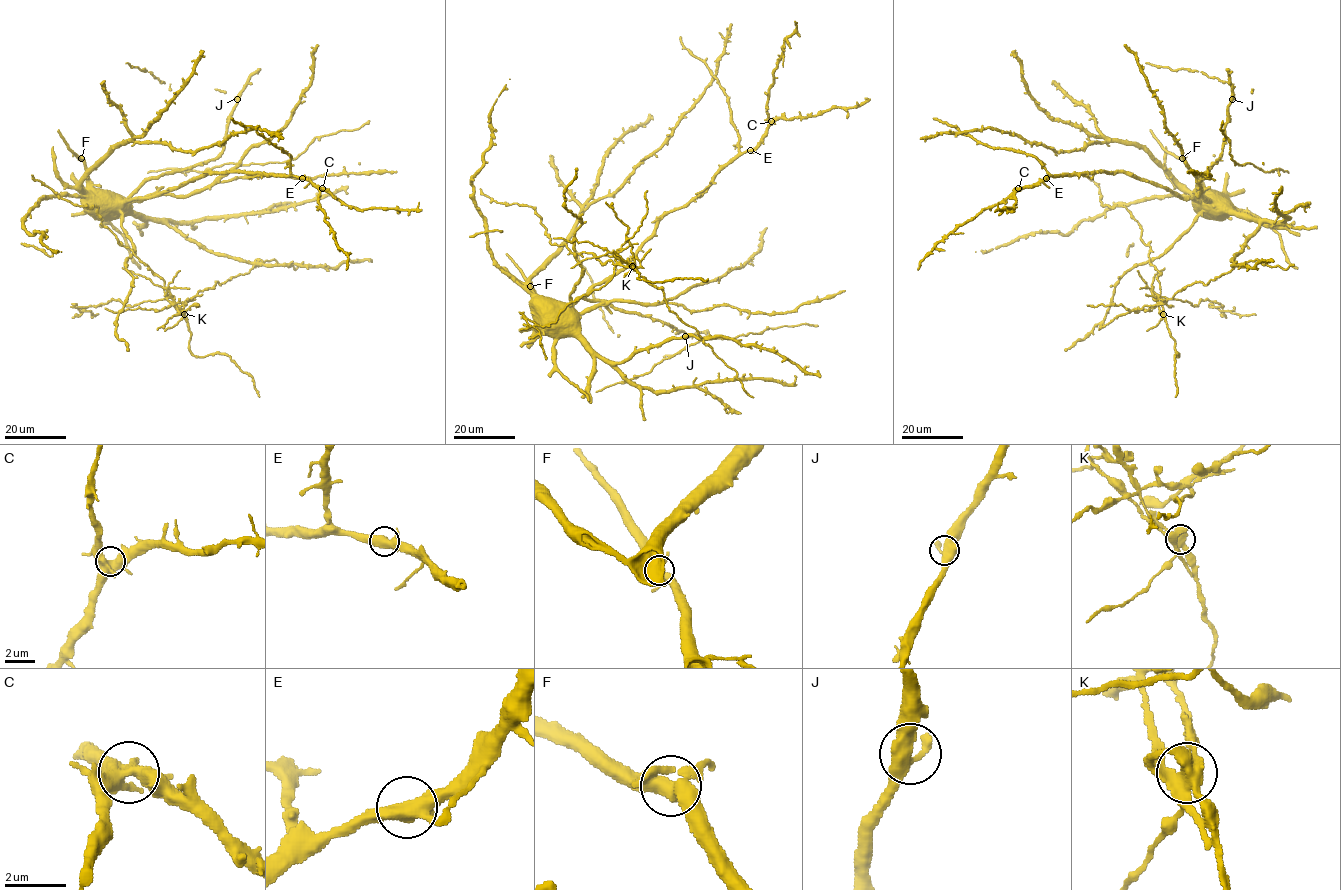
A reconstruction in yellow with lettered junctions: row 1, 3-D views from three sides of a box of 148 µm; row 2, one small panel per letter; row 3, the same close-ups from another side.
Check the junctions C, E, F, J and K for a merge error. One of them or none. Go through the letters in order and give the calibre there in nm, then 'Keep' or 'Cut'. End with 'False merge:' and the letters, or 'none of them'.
C: Thickness 500 nm. Keep
E: Thickness 440 nm. Keep
F: Thickness 480 nm. Keep
J: Thickness 460 nm. Keep
K: Thickness 440 nm. Cut
False merge: K

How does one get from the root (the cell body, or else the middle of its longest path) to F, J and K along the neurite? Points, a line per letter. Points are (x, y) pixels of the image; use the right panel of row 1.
F: (1198, 196), (1200, 181), (1182, 158)
J: (1198, 196), (1193, 200), (1200, 201), (1194, 196), (1197, 179), (1221, 155), (1227, 109), (1232, 99)
K: (1198, 196), (1217, 192), (1258, 227), (1232, 258), (1229, 271), (1158, 302), (1162, 314)

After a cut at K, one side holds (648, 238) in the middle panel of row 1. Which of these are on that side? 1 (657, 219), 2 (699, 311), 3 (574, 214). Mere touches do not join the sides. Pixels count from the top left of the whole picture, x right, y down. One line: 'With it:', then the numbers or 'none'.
With it: 1, 2, 3

